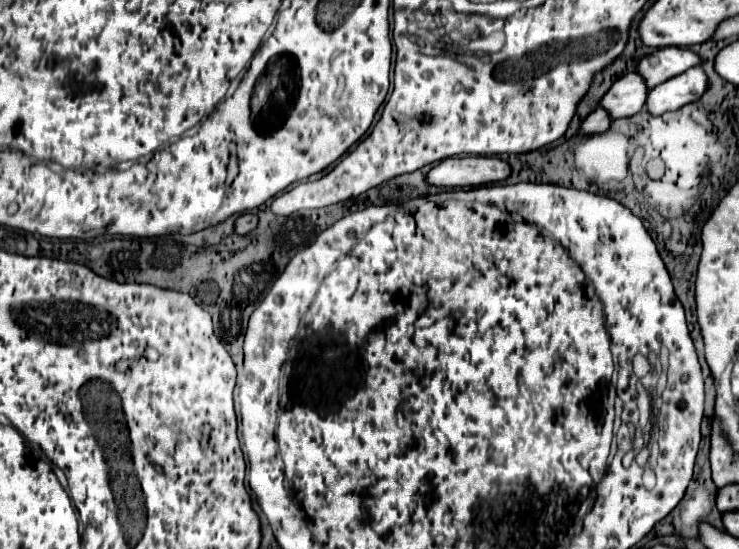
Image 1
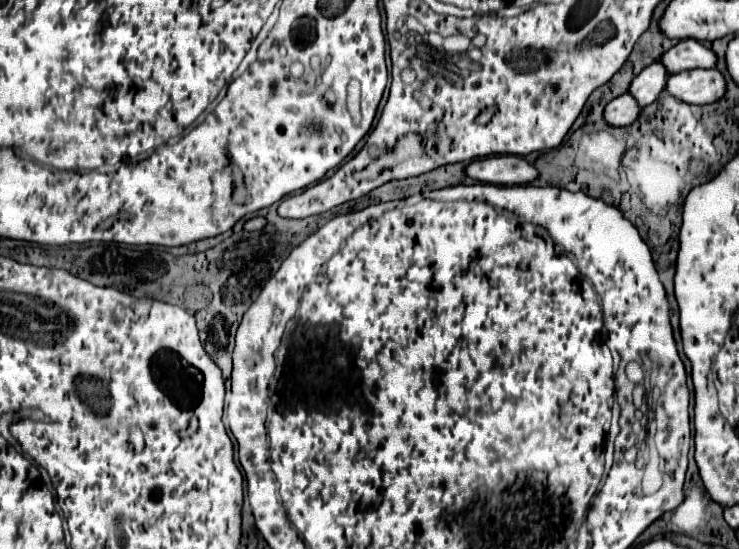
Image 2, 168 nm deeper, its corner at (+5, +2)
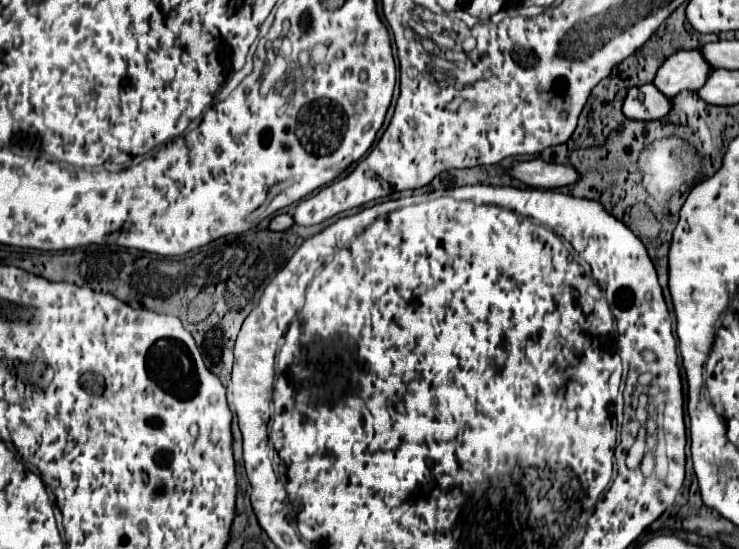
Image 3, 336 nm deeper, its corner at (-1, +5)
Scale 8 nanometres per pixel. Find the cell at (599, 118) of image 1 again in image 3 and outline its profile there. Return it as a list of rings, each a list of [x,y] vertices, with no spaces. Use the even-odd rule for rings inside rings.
[[[656,85],[632,87],[624,101],[624,115],[628,119],[652,121],[668,115],[670,109],[672,109],[672,99],[664,97],[664,93],[656,89]]]

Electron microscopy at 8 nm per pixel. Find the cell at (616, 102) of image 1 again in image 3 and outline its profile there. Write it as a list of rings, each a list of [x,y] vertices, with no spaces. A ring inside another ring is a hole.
[[[700,49],[678,51],[670,55],[658,69],[654,85],[666,97],[676,97],[680,91],[698,91],[704,87],[704,81],[708,79],[708,73],[712,73],[712,69],[714,67],[704,61]]]

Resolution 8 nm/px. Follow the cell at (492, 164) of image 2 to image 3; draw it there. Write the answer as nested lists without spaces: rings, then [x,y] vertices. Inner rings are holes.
[[[542,159],[516,163],[512,175],[530,187],[544,187],[544,189],[574,185],[580,179],[578,171],[572,165],[556,165],[546,163]]]

